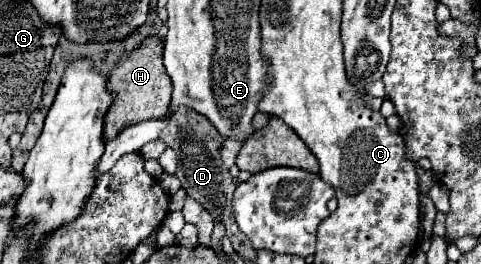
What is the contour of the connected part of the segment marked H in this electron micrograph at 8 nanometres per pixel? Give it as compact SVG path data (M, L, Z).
M149 37L137 51L133 51L109 77L109 91L113 93L113 105L105 115L103 139L109 141L117 137L127 125L163 119L169 113L171 103L171 81L163 67L163 43L157 37Z

